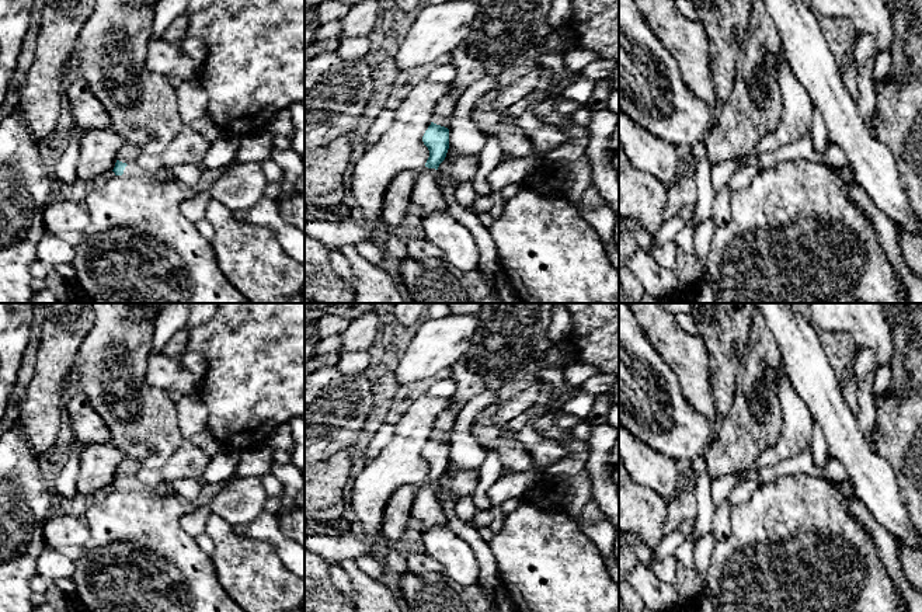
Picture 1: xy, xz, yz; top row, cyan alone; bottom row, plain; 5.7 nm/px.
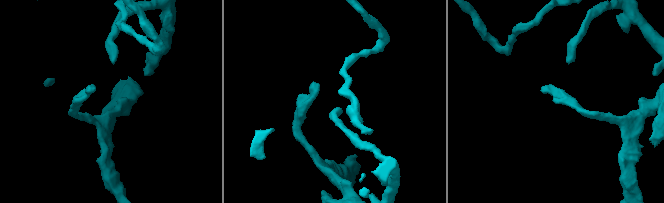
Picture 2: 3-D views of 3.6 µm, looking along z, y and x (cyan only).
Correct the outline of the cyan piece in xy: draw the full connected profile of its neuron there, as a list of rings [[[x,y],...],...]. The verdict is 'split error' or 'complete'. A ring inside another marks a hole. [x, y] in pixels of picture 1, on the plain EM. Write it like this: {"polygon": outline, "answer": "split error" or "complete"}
{"polygon": [[[116,474],[112,486],[115,487],[115,490],[131,491],[131,493],[156,491],[161,495],[175,494],[175,491],[170,488],[166,481],[160,481],[156,486],[146,486],[140,483],[136,477],[126,479],[119,474]]], "answer": "split error"}

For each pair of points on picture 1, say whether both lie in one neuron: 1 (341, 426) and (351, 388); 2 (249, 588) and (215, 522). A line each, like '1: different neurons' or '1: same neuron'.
1: same neuron
2: same neuron

